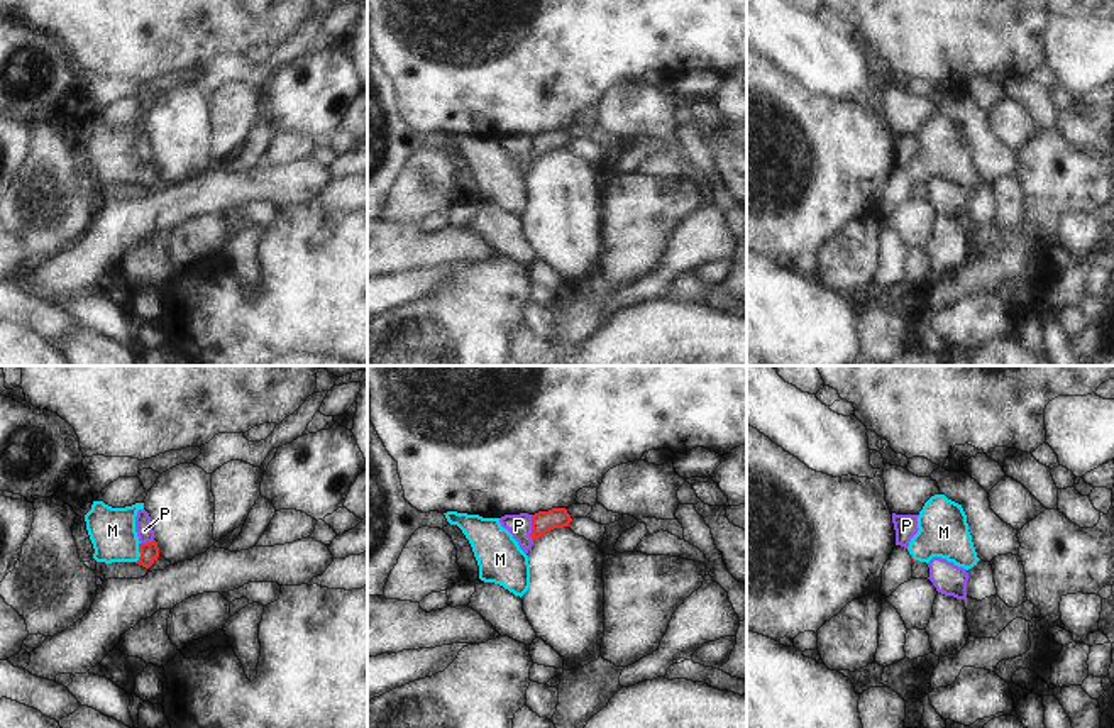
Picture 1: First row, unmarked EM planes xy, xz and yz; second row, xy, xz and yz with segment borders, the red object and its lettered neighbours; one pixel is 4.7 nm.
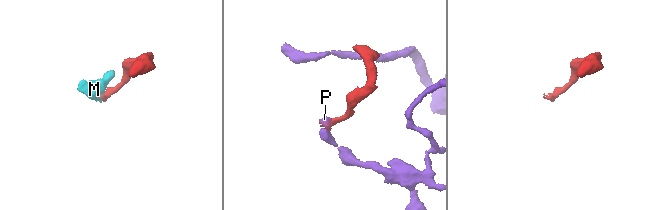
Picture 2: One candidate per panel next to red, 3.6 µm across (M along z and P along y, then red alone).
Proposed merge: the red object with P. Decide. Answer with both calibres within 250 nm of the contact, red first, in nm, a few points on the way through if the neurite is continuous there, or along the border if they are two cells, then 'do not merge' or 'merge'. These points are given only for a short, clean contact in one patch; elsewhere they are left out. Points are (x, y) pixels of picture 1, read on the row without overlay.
calibres 110 and 110 nm; border xz (530, 136), (532, 161); do not merge

